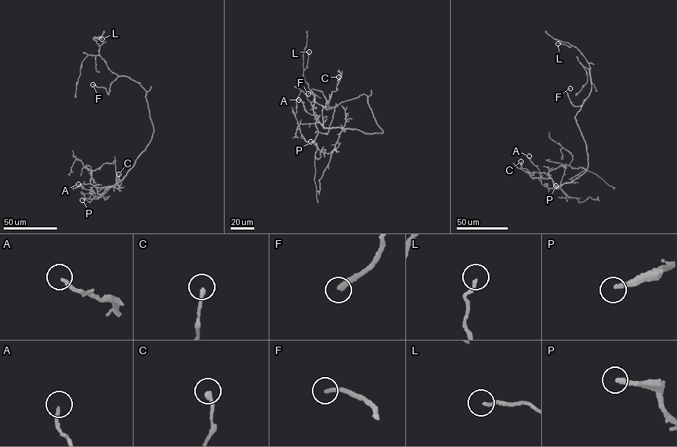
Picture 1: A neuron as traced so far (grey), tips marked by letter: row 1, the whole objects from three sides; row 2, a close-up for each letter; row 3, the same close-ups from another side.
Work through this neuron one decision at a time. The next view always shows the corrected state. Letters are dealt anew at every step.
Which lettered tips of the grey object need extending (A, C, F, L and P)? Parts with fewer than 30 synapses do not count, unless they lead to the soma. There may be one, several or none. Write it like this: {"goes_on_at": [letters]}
{"goes_on_at": ["F", "P"]}

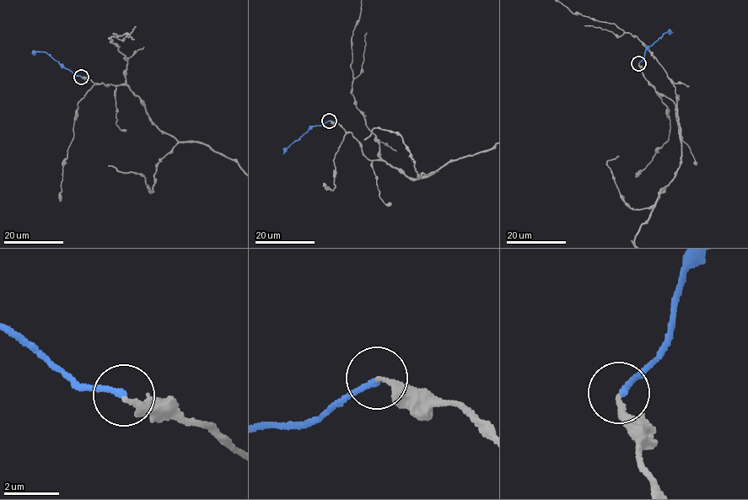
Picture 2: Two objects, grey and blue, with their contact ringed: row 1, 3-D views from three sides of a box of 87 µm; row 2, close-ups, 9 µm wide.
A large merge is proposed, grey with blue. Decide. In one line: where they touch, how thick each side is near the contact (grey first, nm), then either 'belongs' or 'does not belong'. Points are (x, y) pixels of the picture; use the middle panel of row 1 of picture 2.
place (329, 120); calibres 240 and 240 nm; belongs

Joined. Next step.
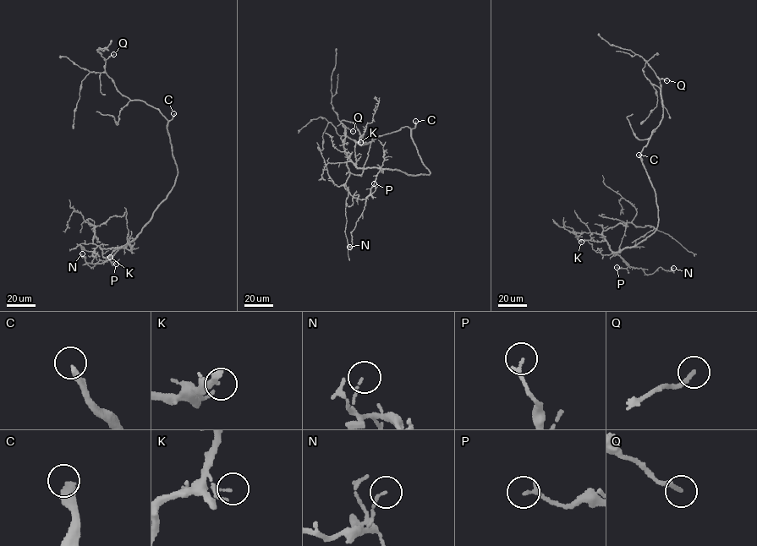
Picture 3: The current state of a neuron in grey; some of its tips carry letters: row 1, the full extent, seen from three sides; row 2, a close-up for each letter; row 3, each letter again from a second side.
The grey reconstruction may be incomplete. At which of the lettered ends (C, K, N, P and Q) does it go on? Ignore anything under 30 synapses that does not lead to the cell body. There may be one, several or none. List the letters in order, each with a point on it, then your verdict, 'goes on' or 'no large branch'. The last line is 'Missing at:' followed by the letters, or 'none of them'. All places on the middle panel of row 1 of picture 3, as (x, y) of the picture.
C: place (415, 121); goes on
K: place (360, 142); no large branch
N: place (349, 247); no large branch
P: place (374, 183); no large branch
Q: place (353, 131); no large branch
Missing at: C

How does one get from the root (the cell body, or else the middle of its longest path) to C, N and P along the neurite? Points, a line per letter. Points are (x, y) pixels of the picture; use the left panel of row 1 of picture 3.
C: (176, 165), (167, 128), (173, 113)
N: (176, 165), (178, 175), (172, 189), (132, 241), (118, 249), (111, 259), (100, 260), (91, 268), (82, 253)
P: (176, 165), (178, 175), (172, 189), (137, 237), (109, 259), (116, 260), (116, 264)

